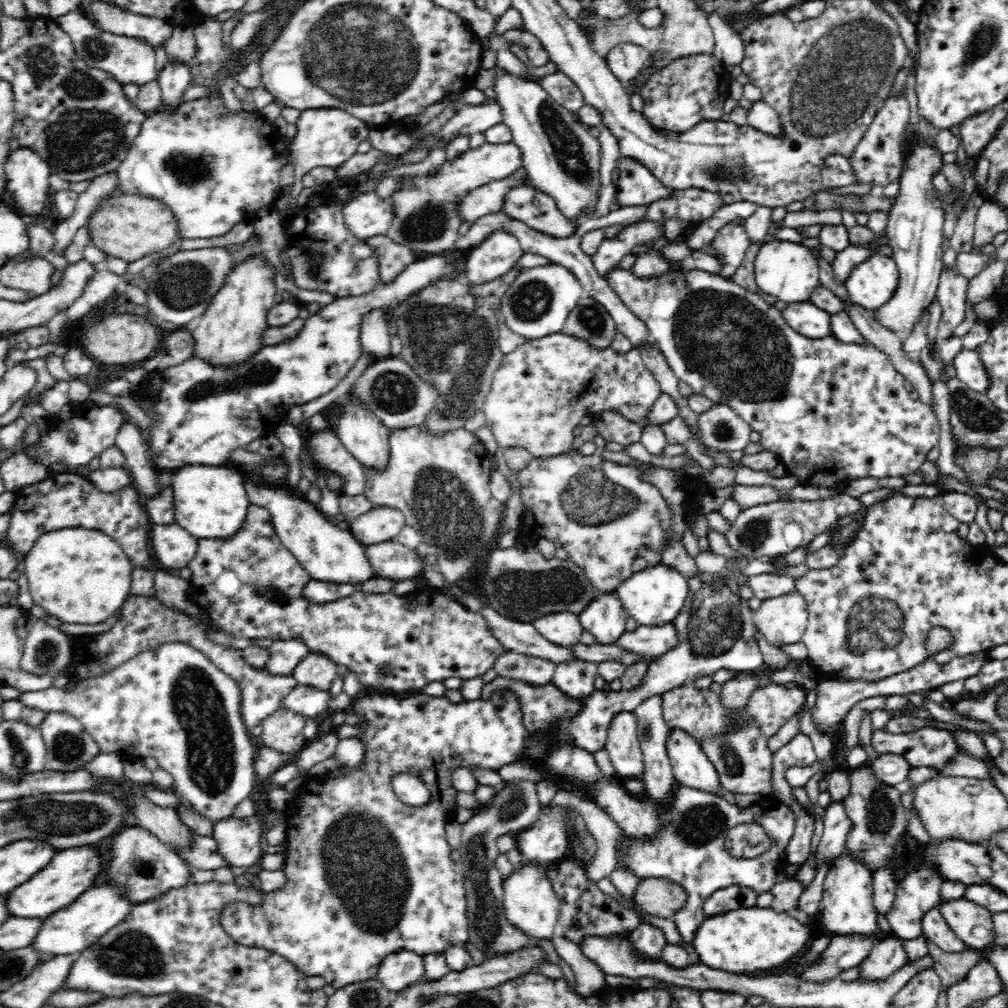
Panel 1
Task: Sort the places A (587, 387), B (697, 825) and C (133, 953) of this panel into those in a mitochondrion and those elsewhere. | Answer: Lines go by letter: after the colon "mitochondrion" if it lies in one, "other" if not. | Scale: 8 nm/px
A: other
B: mitochondrion
C: mitochondrion

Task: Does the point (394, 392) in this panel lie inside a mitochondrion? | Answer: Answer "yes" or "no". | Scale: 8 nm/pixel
yes

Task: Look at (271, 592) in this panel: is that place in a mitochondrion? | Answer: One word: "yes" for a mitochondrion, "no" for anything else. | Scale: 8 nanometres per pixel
yes

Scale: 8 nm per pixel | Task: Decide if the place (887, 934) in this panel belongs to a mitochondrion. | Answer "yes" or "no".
no

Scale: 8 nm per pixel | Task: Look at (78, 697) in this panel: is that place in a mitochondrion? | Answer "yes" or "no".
no

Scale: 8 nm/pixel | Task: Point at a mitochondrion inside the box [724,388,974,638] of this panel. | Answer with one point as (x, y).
(755, 533)

